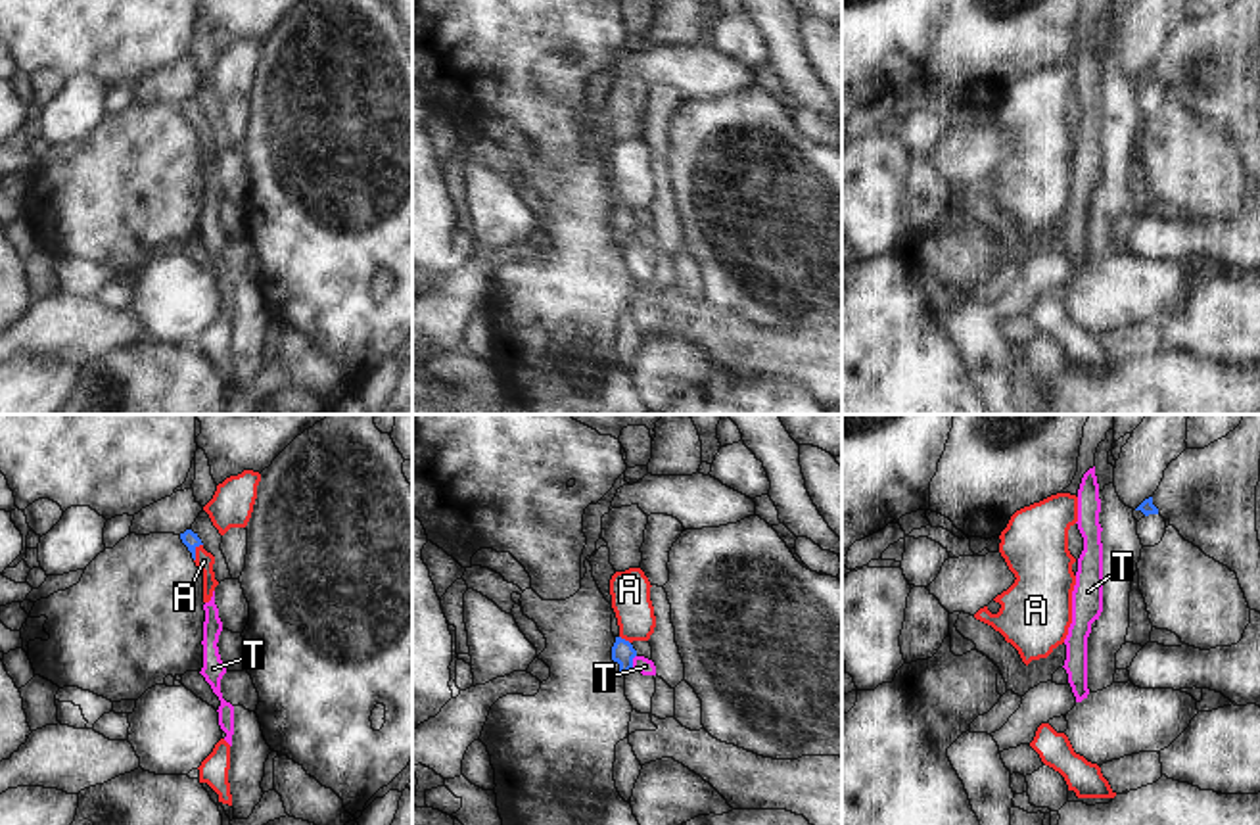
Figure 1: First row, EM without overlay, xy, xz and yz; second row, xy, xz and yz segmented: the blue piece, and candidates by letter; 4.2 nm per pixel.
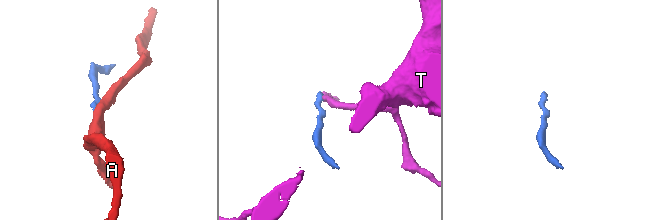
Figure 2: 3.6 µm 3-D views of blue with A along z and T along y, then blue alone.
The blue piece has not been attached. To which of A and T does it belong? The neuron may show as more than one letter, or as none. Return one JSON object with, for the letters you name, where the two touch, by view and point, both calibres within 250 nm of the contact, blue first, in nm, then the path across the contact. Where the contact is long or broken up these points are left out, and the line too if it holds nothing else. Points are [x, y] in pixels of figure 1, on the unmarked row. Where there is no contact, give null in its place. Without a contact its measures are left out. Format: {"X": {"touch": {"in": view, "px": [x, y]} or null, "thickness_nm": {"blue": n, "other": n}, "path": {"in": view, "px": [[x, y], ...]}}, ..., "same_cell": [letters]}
{"A": {"touch": {"in": "xy", "px": [194, 123]}, "thickness_nm": {"blue": 70, "other": 80}, "path": {"in": "xy", "px": [[190, 110], [194, 123], [204, 131]]}}, "same_cell": ["A"]}

